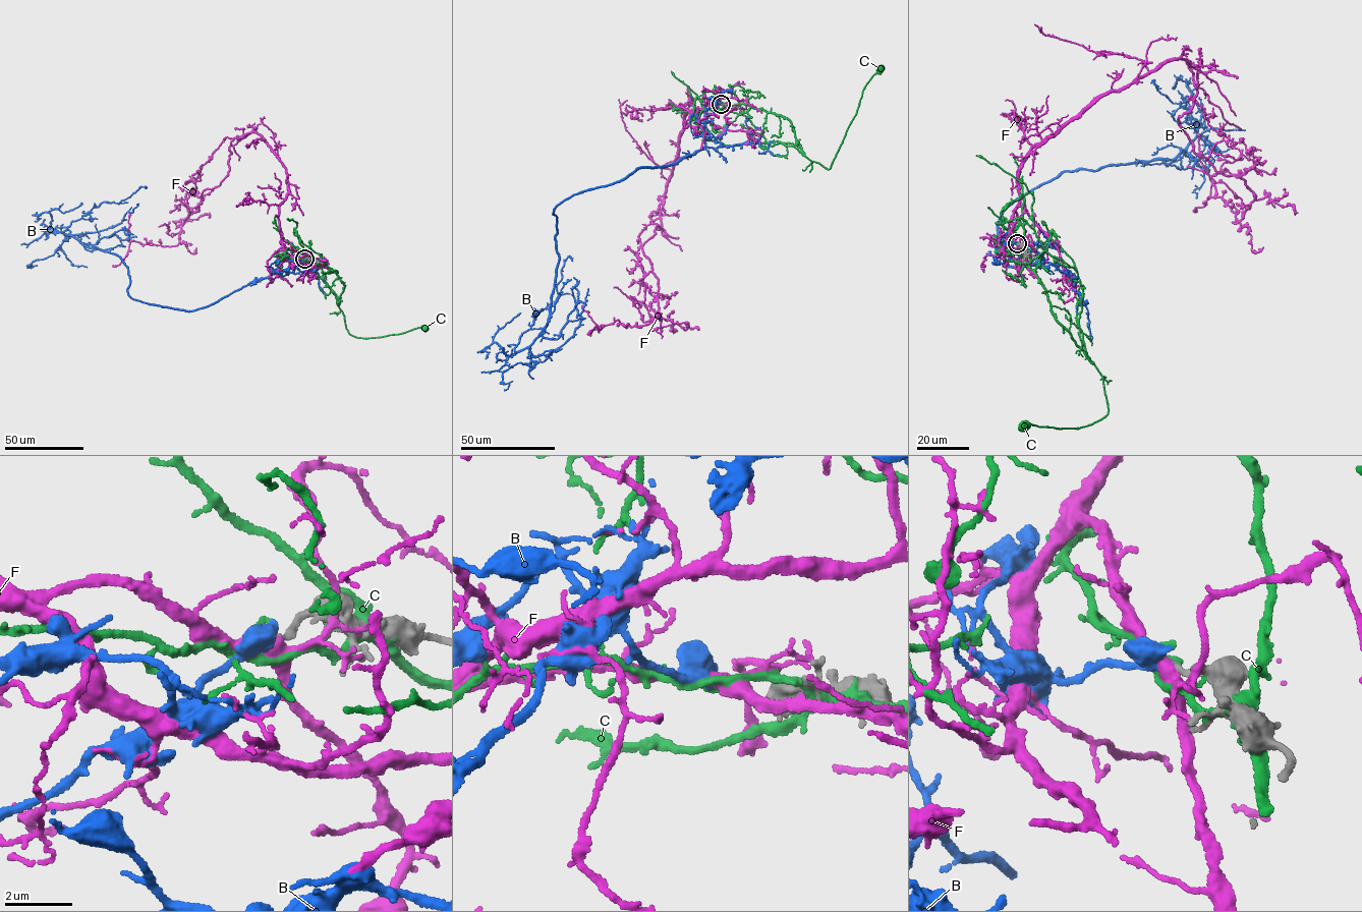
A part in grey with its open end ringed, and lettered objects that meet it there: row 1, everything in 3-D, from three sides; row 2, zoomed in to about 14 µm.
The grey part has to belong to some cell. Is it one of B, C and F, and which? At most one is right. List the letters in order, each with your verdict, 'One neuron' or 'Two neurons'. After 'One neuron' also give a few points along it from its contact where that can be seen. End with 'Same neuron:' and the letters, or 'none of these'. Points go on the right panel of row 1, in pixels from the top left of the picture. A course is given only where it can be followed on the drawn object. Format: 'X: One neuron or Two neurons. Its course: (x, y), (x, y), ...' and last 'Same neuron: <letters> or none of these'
B: One neuron. Its course: (1017, 243), (1043, 262), (1004, 266), (996, 227), (1064, 172), (1185, 153), (1189, 98), (1158, 87)
C: Two neurons
F: Two neurons
Same neuron: B

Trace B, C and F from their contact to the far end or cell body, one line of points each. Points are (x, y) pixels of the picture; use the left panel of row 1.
B: (304, 259), (192, 310), (134, 299), (117, 255), (57, 232), (103, 203), (118, 204), (146, 188)
C: (304, 259), (332, 269), (344, 285), (338, 305), (350, 335), (364, 338), (382, 337), (423, 328)
F: (304, 259), (281, 238), (285, 169), (253, 131), (231, 141), (177, 244), (129, 241), (130, 214)

